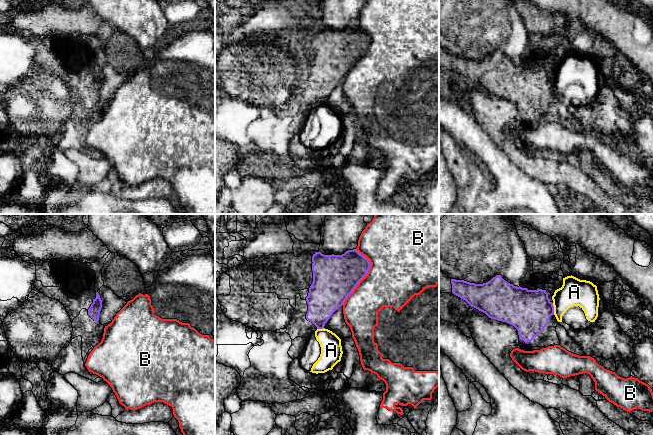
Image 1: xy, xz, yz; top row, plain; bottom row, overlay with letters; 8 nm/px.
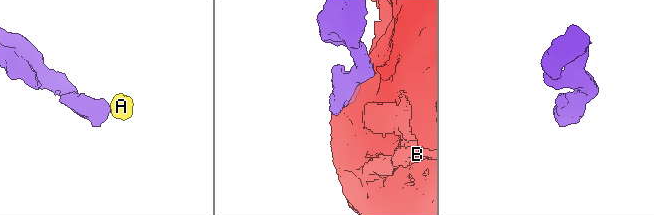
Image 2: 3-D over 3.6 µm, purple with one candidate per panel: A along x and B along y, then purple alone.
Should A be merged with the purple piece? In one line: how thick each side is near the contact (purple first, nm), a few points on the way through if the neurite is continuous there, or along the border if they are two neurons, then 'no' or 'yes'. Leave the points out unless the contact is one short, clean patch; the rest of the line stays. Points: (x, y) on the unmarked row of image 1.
340 nm thick on the purple side, 220 nm on the other; runs through yz (529, 87), (532, 85), (553, 85), (574, 68); yes

